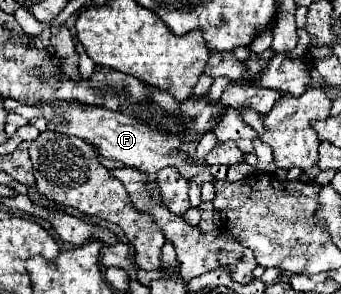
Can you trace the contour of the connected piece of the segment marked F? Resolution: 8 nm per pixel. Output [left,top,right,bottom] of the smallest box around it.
[36,101,212,185]

